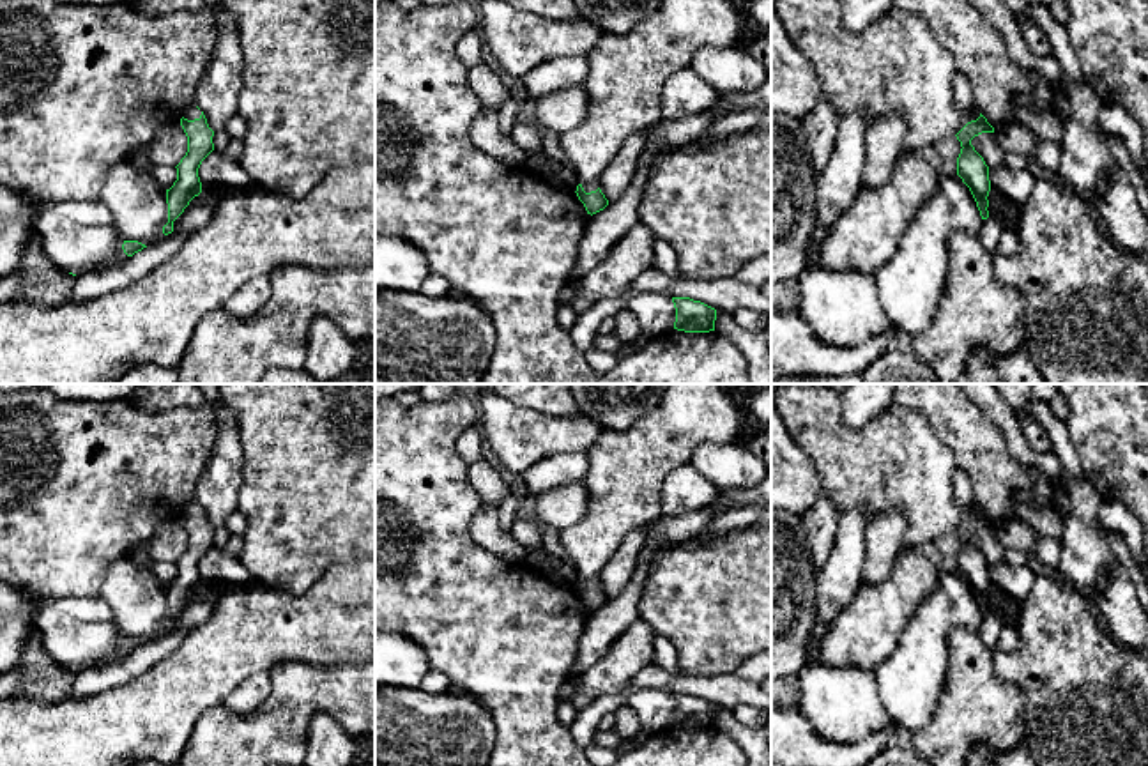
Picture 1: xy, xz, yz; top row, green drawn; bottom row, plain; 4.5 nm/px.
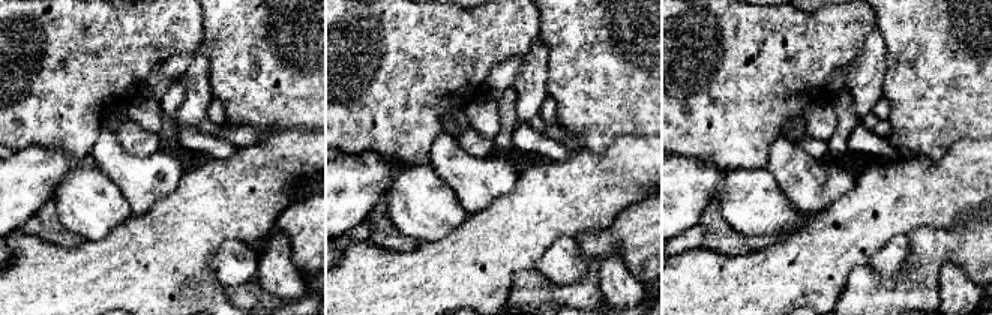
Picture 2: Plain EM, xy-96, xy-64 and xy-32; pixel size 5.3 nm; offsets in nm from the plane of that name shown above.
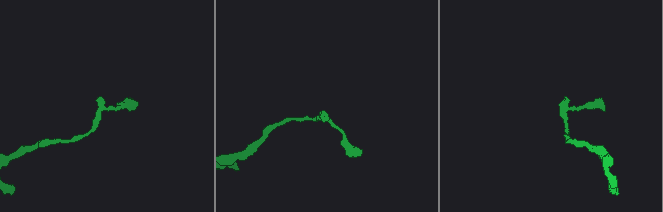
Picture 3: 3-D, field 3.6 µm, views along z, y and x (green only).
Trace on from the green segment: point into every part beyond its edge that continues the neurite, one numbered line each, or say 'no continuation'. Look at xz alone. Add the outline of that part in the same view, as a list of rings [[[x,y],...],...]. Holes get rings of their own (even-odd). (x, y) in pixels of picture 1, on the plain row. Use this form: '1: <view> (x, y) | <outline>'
1: xz (627, 469) | [[[669,384],[662,402],[628,430],[603,430],[600,439],[585,451],[589,458],[589,472],[584,479],[587,511],[580,522],[559,532],[568,561],[585,589],[600,584],[605,563],[631,531],[654,525],[663,517],[663,479],[674,469],[690,463],[699,444],[738,442],[746,416],[734,391],[718,384]]]

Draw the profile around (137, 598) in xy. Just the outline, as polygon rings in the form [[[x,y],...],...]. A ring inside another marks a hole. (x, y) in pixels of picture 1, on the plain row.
[[[129,557],[108,564],[96,596],[110,605],[115,624],[124,637],[138,637],[145,642],[157,640],[175,630],[193,630],[205,623],[218,605],[216,593],[195,593],[173,617],[173,628],[165,632],[163,623],[168,619],[166,586],[149,568],[138,566]]]

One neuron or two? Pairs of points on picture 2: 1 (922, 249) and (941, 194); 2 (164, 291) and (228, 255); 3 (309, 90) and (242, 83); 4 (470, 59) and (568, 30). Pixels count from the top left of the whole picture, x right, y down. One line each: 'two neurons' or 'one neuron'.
1: two neurons
2: two neurons
3: one neuron
4: two neurons

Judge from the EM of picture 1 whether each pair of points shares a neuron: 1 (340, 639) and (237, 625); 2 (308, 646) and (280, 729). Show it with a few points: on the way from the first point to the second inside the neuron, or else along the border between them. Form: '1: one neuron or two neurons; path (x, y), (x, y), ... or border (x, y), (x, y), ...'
1: one neuron; path (315, 627), (262, 627)
2: two neurons; border (345, 662), (280, 662), (267, 671)

